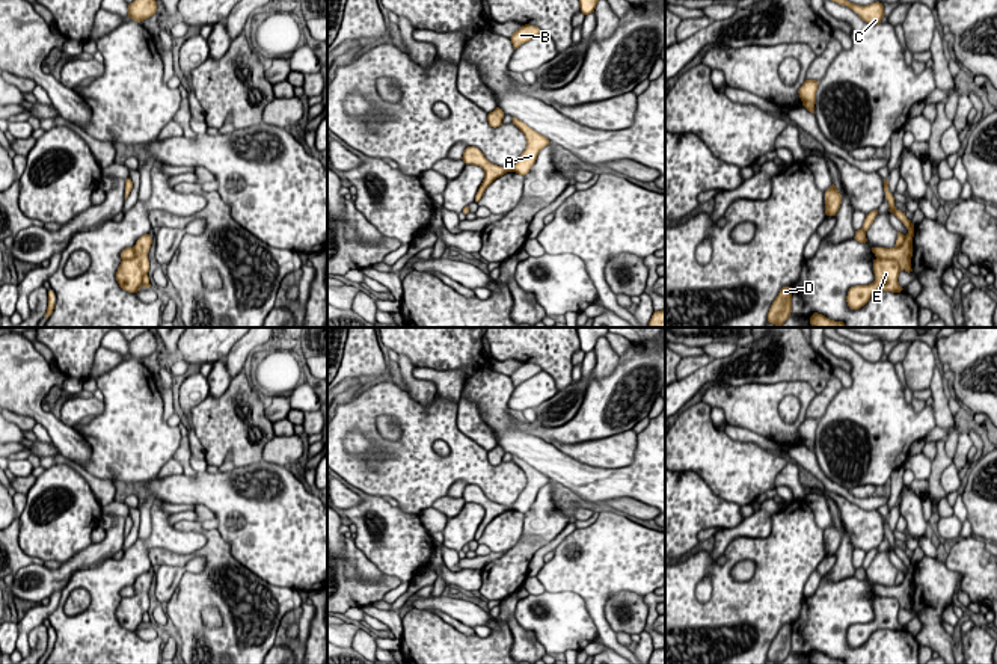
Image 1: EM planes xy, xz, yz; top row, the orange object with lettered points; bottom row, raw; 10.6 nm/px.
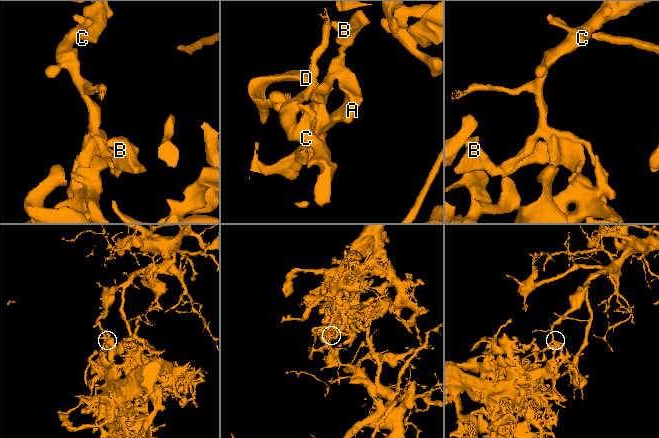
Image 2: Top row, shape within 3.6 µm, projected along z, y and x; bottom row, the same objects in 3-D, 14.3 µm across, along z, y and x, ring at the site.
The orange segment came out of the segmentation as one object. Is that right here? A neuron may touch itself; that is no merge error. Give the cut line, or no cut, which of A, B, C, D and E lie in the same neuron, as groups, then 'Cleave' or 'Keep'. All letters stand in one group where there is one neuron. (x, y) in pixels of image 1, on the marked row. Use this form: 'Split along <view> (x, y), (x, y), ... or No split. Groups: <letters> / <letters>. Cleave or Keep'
Split along xy (125, 189), (128, 192). Groups: A B D E / C. Cleave

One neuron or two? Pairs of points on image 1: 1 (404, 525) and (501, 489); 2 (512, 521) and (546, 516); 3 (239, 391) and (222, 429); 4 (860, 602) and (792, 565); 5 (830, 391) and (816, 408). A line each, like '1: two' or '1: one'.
1: two
2: two
3: one
4: two
5: one

